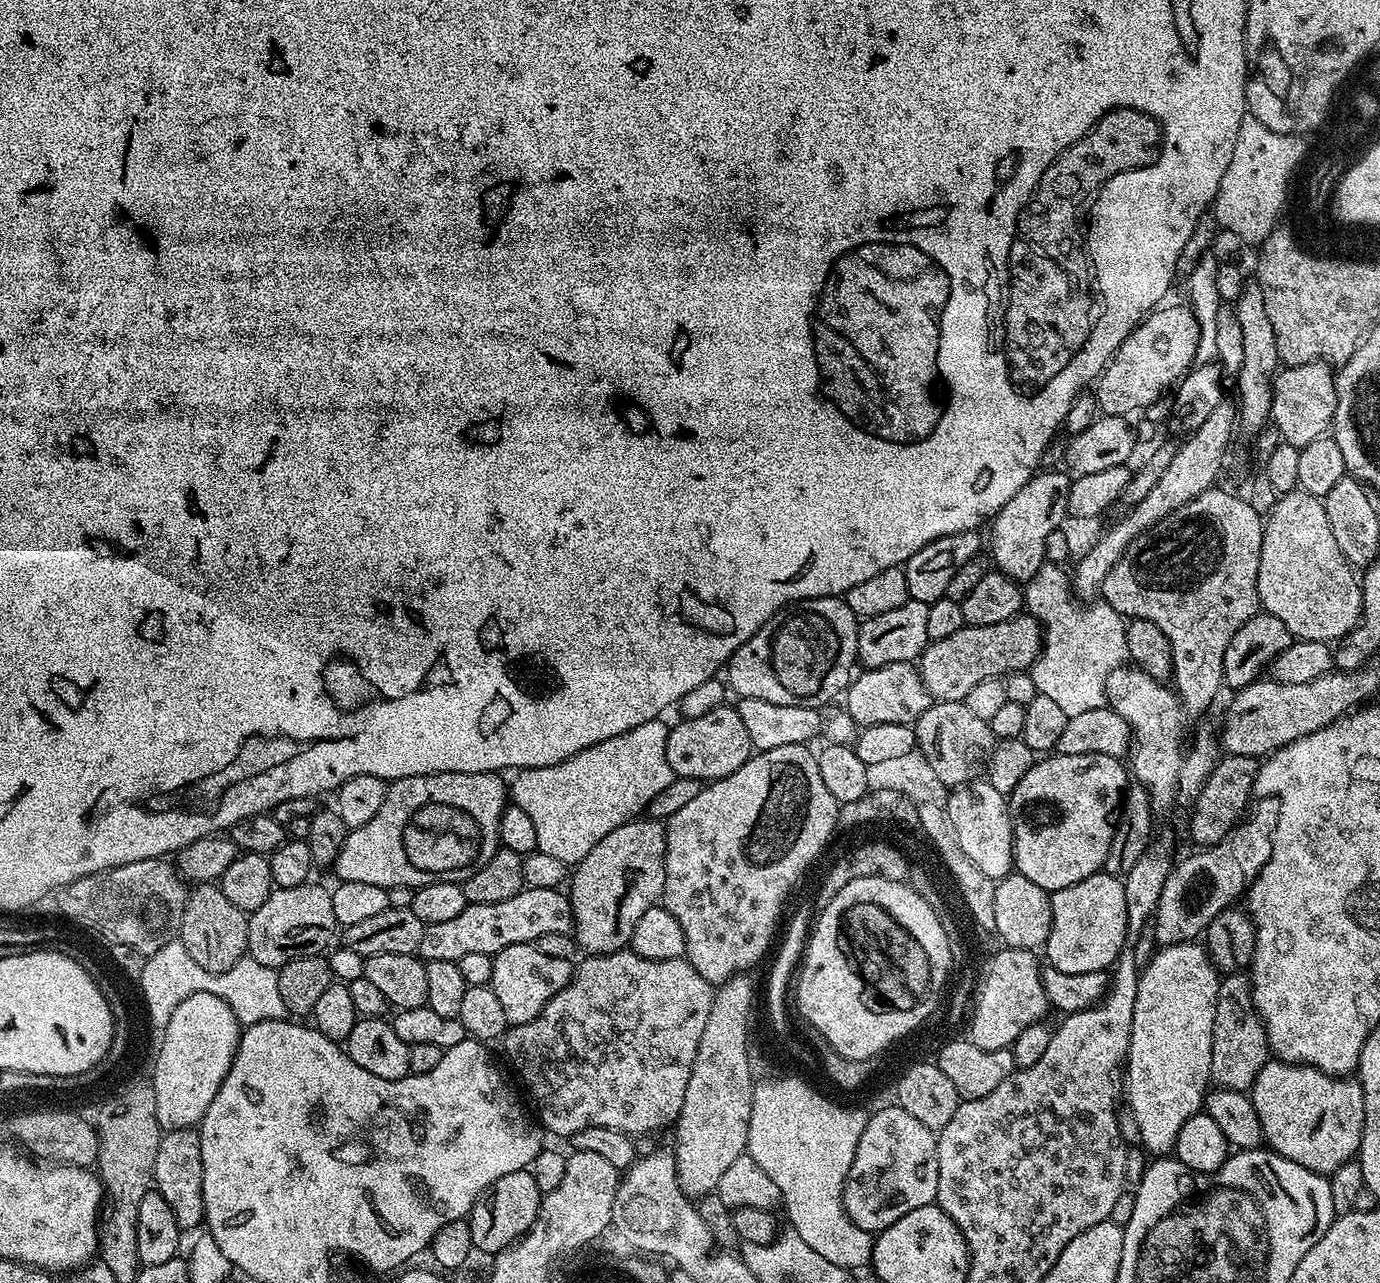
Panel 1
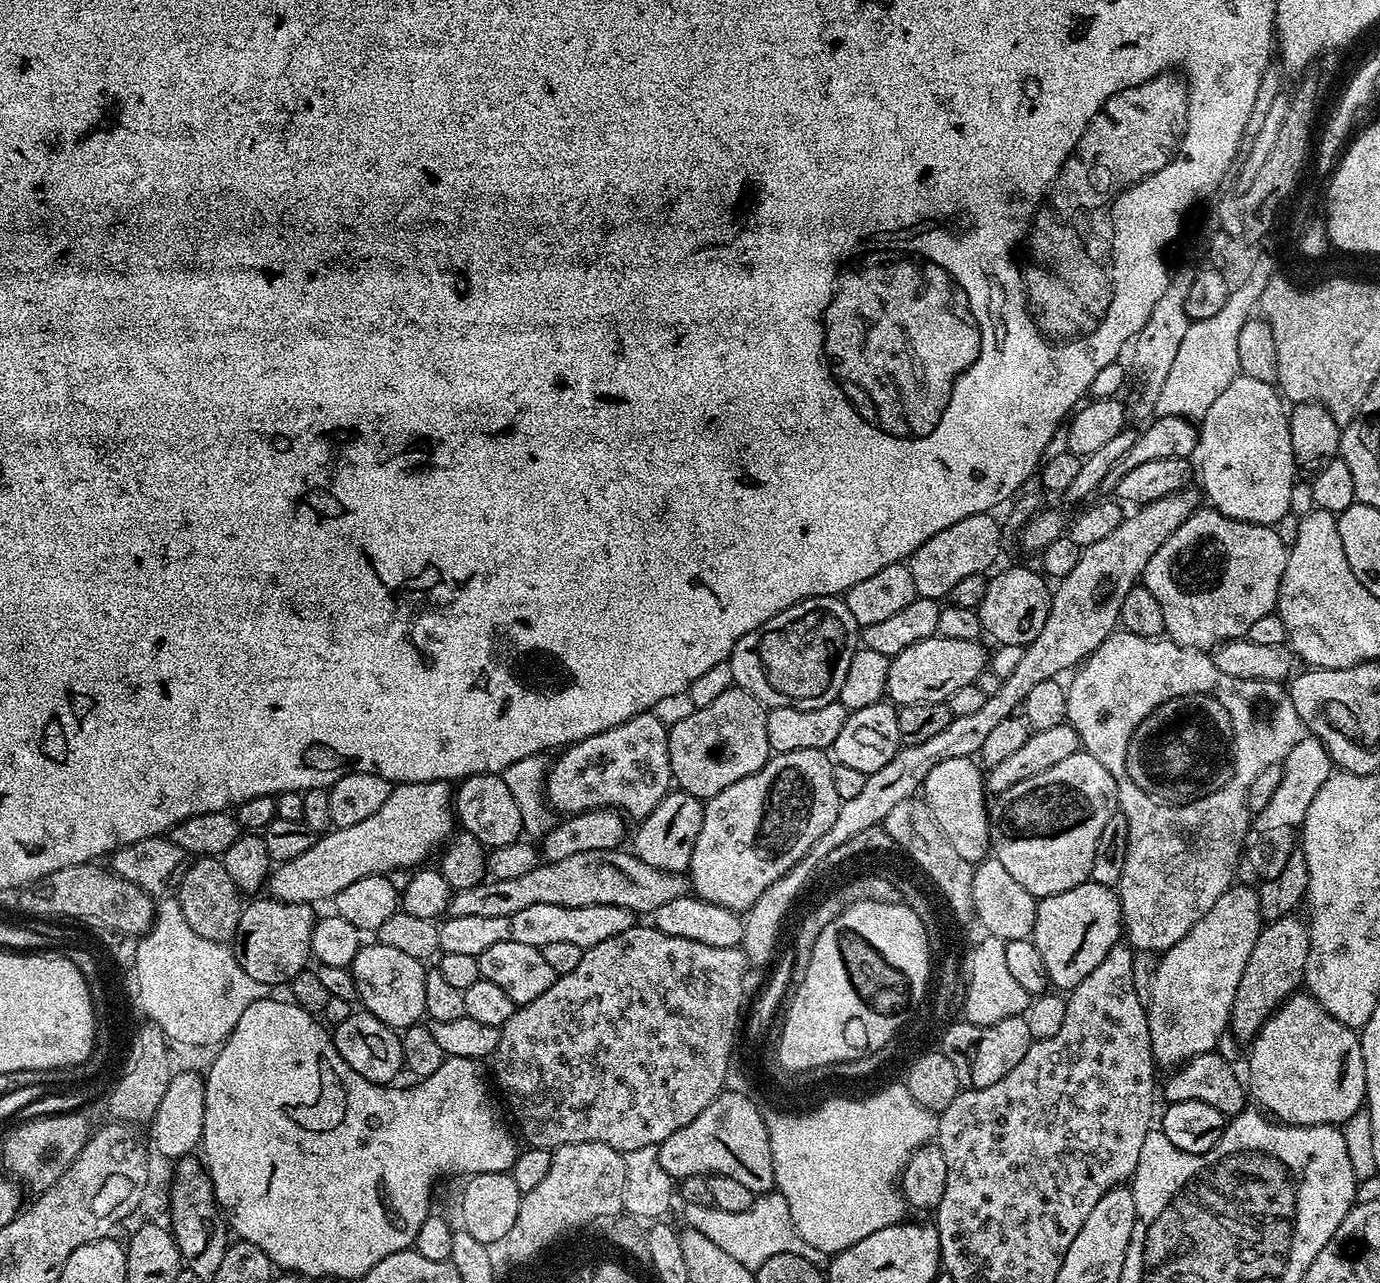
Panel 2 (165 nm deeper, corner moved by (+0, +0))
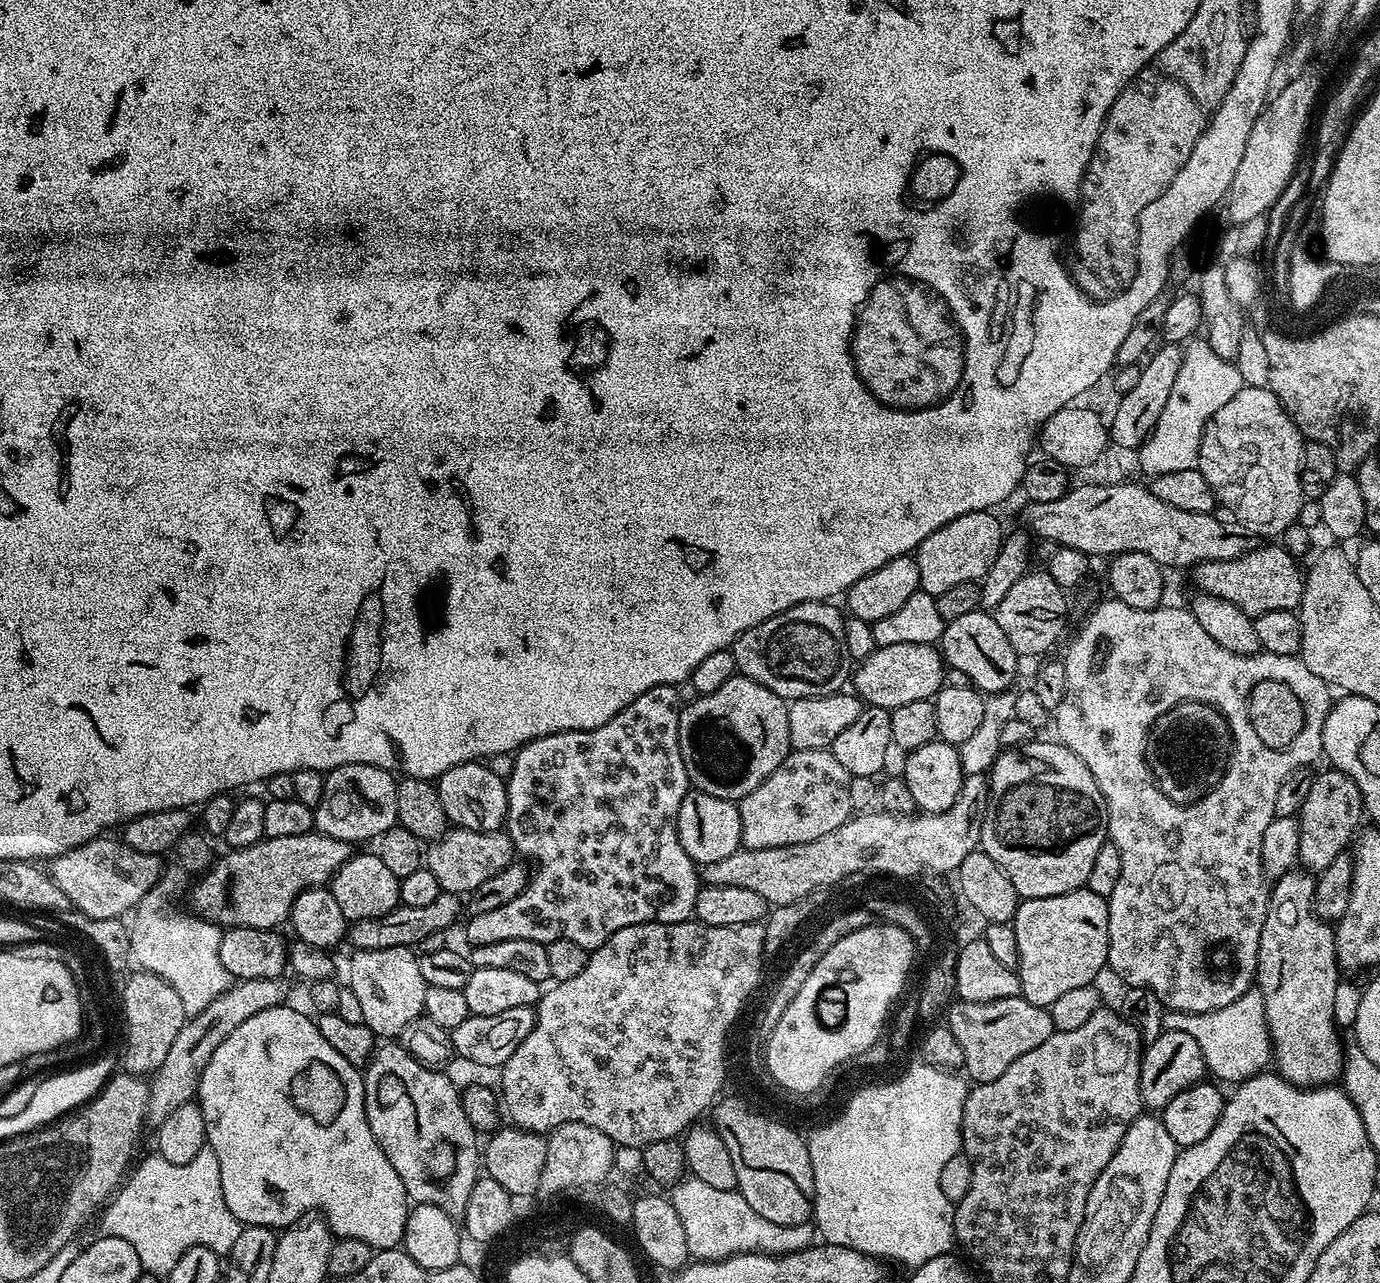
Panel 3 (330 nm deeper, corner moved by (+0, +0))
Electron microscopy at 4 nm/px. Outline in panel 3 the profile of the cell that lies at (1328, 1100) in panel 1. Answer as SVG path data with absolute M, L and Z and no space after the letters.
M1293 870L1275 877L1256 955L1254 984L1264 999L1274 1068L1283 1080L1299 1088L1331 1085L1341 1079L1344 1071L1345 1045L1340 1044L1342 1032L1335 1020L1335 994L1342 981L1342 969L1336 962L1336 934L1333 925L1317 916L1312 902L1315 893L1316 876L1307 870Z

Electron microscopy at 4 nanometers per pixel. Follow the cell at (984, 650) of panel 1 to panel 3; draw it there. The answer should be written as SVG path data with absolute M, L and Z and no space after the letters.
M902 642L902 646L876 647L855 665L850 684L865 705L891 710L906 702L932 700L945 687L945 669L944 657L933 645Z

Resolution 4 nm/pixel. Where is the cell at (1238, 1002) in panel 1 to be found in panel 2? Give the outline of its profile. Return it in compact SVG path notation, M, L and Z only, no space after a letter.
M1296 914L1281 916L1260 929L1258 942L1254 942L1254 950L1250 950L1250 962L1246 962L1246 970L1242 970L1238 994L1234 994L1230 1032L1237 1041L1251 1041L1269 1016L1301 987L1308 957L1308 926L1298 917Z

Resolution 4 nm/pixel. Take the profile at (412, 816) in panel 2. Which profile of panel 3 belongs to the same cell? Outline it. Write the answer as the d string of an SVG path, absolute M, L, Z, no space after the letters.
M310 831L291 838L265 838L254 846L233 848L215 861L200 880L191 885L195 915L211 920L225 929L271 928L279 929L280 923L292 915L292 907L307 888L327 885L338 869L354 854L353 845L338 838Z

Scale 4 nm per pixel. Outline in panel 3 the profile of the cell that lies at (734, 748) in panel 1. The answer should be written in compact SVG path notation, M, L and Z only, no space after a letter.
M739 674L732 676L730 682L718 686L714 694L697 695L695 699L693 704L685 703L680 708L678 722L678 742L689 785L695 791L705 792L714 798L738 802L754 791L763 780L770 778L770 774L774 774L774 770L778 770L789 752L793 751L790 742L789 701L774 694L774 690L766 690L766 686L754 682L749 676Z

